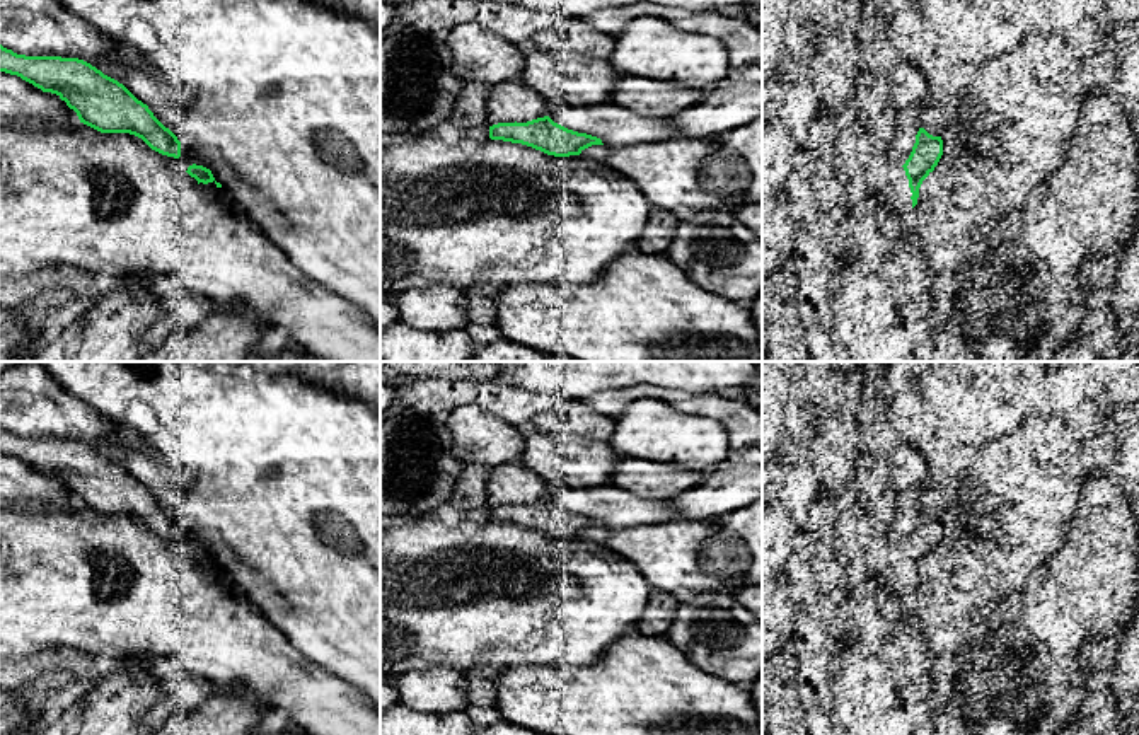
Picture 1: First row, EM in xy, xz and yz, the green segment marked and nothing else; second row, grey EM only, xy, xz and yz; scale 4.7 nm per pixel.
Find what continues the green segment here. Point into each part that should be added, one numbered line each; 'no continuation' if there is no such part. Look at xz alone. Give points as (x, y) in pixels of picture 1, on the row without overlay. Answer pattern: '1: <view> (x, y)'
no continuation

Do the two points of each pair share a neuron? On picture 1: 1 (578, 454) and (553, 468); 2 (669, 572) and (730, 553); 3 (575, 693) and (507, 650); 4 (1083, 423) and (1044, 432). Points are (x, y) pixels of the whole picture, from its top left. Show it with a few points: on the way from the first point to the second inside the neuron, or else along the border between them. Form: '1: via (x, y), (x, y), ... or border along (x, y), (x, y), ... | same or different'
1: via (572, 459), (560, 461) | same
2: via (684, 556), (715, 556) | same
3: border along (575, 667), (555, 662), (507, 665), (500, 671) | different
4: border along (1052, 413), (1081, 440) | different

